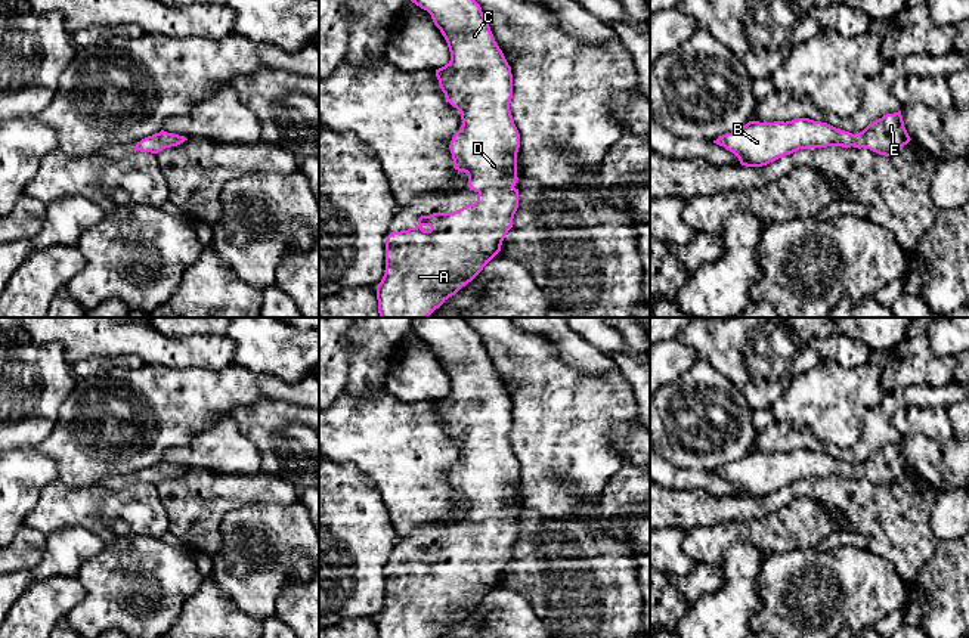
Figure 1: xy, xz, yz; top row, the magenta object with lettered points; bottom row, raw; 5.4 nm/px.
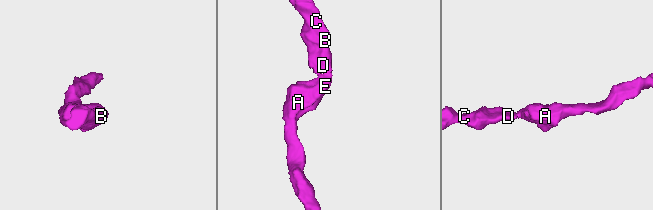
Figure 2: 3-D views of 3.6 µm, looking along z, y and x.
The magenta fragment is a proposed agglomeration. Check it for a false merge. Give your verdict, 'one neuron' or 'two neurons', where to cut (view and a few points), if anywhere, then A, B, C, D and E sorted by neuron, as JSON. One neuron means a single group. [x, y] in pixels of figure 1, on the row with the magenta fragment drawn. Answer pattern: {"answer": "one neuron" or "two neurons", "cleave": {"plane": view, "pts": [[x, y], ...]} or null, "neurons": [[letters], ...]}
{"answer": "one neuron", "cleave": null, "neurons": [["A", "B", "C", "D", "E"]]}

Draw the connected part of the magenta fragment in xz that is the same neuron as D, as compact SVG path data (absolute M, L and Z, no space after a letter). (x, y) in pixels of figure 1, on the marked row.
M411 0L431 15L445 37L451 61L436 69L446 100L461 112L462 126L449 149L453 168L468 176L477 201L453 213L421 216L415 227L386 239L386 273L377 285L380 318L428 318L449 297L471 282L501 251L518 208L517 152L520 134L510 102L513 74L476 0Z

